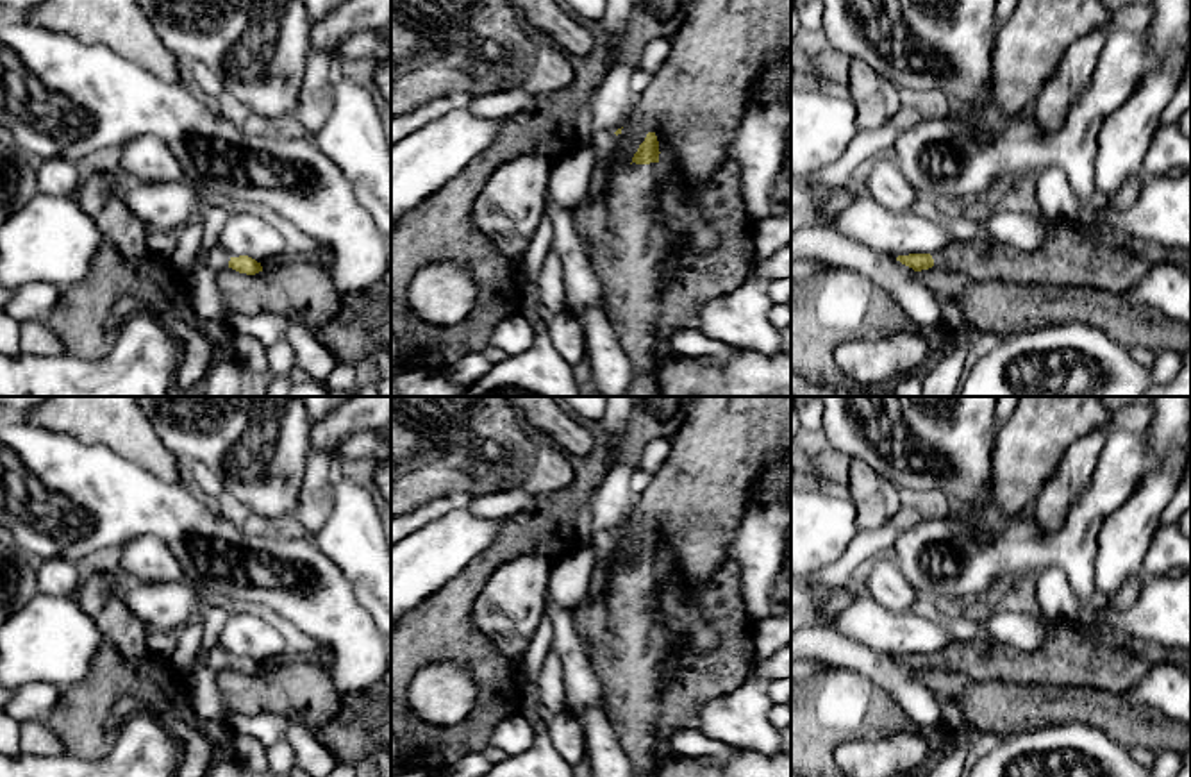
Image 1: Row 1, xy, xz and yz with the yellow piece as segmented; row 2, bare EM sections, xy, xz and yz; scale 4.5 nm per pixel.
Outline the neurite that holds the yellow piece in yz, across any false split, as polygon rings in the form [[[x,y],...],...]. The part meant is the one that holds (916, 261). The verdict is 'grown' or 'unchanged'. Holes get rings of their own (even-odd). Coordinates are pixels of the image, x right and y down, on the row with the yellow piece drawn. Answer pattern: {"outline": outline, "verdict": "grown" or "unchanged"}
{"outline": [[[1054,223],[1037,255],[1021,254],[1002,243],[954,243],[937,254],[898,255],[914,272],[939,266],[986,280],[1046,280],[1059,288],[1095,288],[1127,293],[1159,263],[1173,261],[1191,273],[1191,250],[1168,250],[1157,243],[1129,238],[1120,229],[1080,230],[1073,223]]], "verdict": "grown"}

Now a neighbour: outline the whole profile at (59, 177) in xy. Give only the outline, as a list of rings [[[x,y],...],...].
[[[61,157],[36,163],[37,189],[43,195],[71,196],[80,186],[75,163]]]

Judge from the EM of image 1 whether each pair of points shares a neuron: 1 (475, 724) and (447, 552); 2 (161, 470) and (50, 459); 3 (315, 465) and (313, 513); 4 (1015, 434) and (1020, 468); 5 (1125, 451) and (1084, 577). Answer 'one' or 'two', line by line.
1: two
2: two
3: one
4: one
5: one

